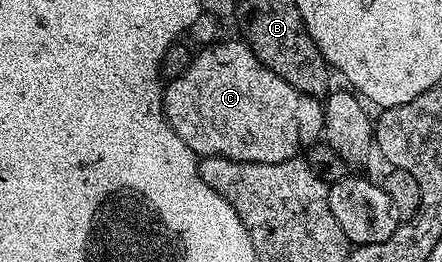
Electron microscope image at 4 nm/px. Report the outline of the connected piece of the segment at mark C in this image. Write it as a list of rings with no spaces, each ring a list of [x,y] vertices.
[[[218,40],[212,45],[206,45],[194,56],[192,63],[187,67],[187,71],[183,71],[179,76],[172,78],[164,86],[163,96],[165,98],[165,118],[171,123],[171,127],[175,131],[175,135],[179,135],[179,139],[183,139],[183,143],[187,143],[187,147],[191,147],[191,151],[201,157],[226,157],[227,159],[235,159],[236,161],[246,161],[247,163],[283,163],[291,161],[302,156],[301,153],[308,145],[313,145],[316,141],[320,142],[323,137],[325,128],[325,110],[322,102],[315,97],[308,97],[307,94],[299,92],[295,87],[291,87],[291,83],[287,83],[287,79],[279,79],[279,75],[275,75],[275,71],[268,69],[259,58],[253,54],[253,48],[246,45],[244,40],[237,41]]]

